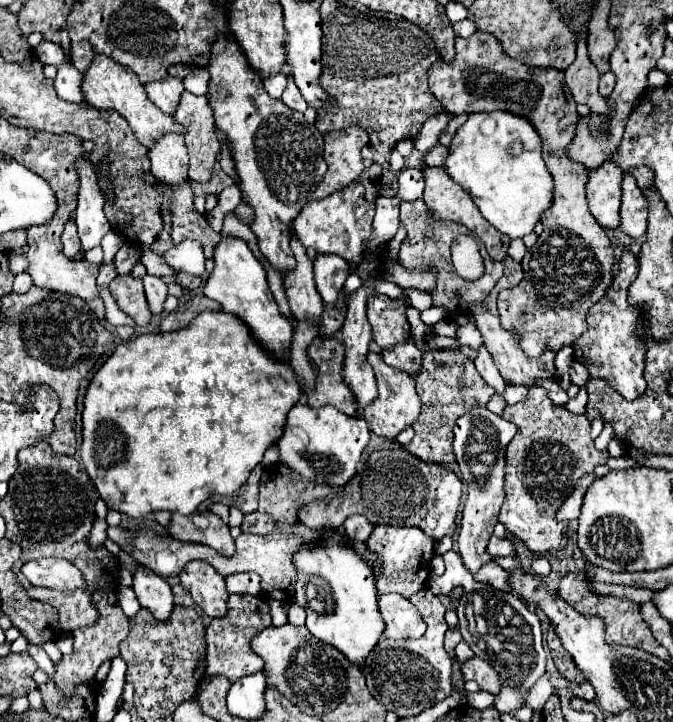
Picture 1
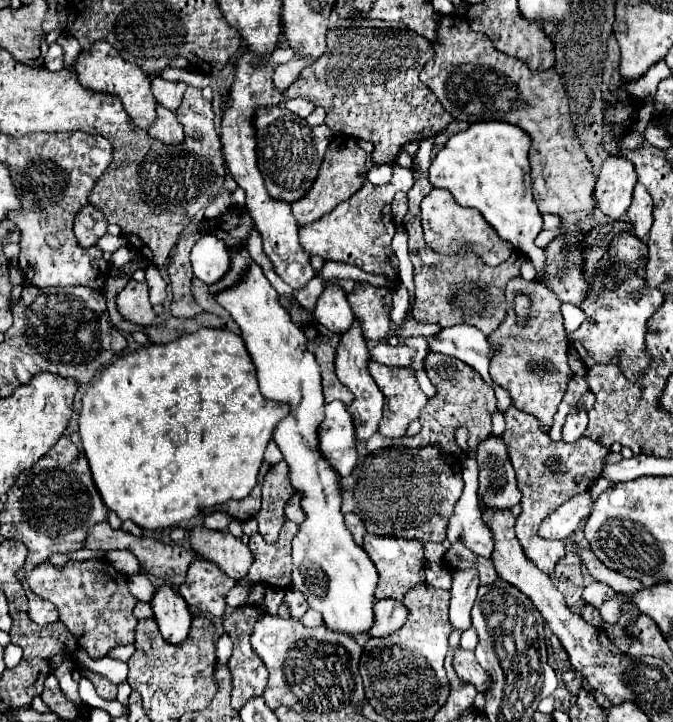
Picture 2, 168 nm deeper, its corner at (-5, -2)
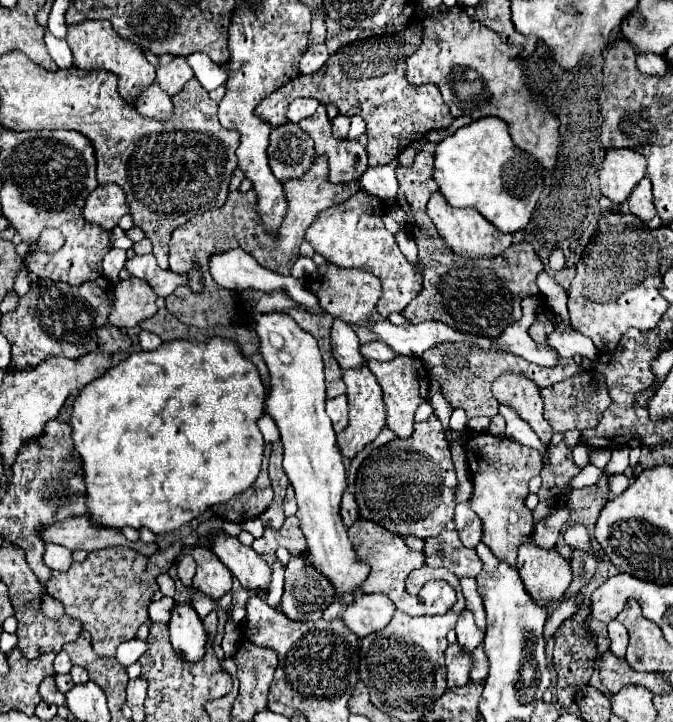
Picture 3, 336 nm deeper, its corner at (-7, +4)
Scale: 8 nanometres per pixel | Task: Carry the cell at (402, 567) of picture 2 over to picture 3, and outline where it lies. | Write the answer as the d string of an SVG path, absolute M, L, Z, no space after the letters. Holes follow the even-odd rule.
M364 518L358 520L352 528L348 528L348 536L350 536L360 560L364 560L372 566L370 576L362 584L362 590L386 594L396 604L398 610L408 610L412 606L412 598L408 596L408 592L404 588L404 580L408 578L408 574L412 570L424 566L424 554L410 550L402 536L396 536L396 534L388 532L386 528L382 528L380 524L372 522L372 520L364 520Z

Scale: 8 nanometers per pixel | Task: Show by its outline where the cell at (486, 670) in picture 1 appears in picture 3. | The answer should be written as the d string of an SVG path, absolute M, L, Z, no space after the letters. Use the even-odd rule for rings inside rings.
M450 644L444 652L446 656L446 670L448 670L448 688L464 686L470 680L472 670L472 652L460 652L460 644Z

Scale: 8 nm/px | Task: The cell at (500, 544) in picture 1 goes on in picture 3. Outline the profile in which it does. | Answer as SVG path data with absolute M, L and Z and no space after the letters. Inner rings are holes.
M460 502L454 512L456 530L466 548L476 548L482 542L482 520L470 510L470 502Z

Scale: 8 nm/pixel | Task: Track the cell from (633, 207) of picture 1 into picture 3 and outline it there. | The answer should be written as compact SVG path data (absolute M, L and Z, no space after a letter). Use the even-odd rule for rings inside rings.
M642 178L628 198L628 208L634 216L648 222L656 216L656 208L652 202L652 184L648 178Z

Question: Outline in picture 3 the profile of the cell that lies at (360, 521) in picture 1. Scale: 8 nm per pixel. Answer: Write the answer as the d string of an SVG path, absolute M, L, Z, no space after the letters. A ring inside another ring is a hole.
M344 492L342 496L342 508L340 508L340 516L342 516L342 522L346 528L350 528L360 516L358 516L358 504L352 496L352 492Z

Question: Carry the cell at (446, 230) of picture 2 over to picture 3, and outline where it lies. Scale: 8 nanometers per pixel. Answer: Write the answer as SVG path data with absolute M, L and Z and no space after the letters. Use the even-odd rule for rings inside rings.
M434 192L434 196L428 200L428 216L432 218L440 238L448 242L448 248L462 256L462 258L492 258L504 252L512 244L512 234L502 234L496 226L488 224L478 212L472 212L472 208L452 208L440 192Z

